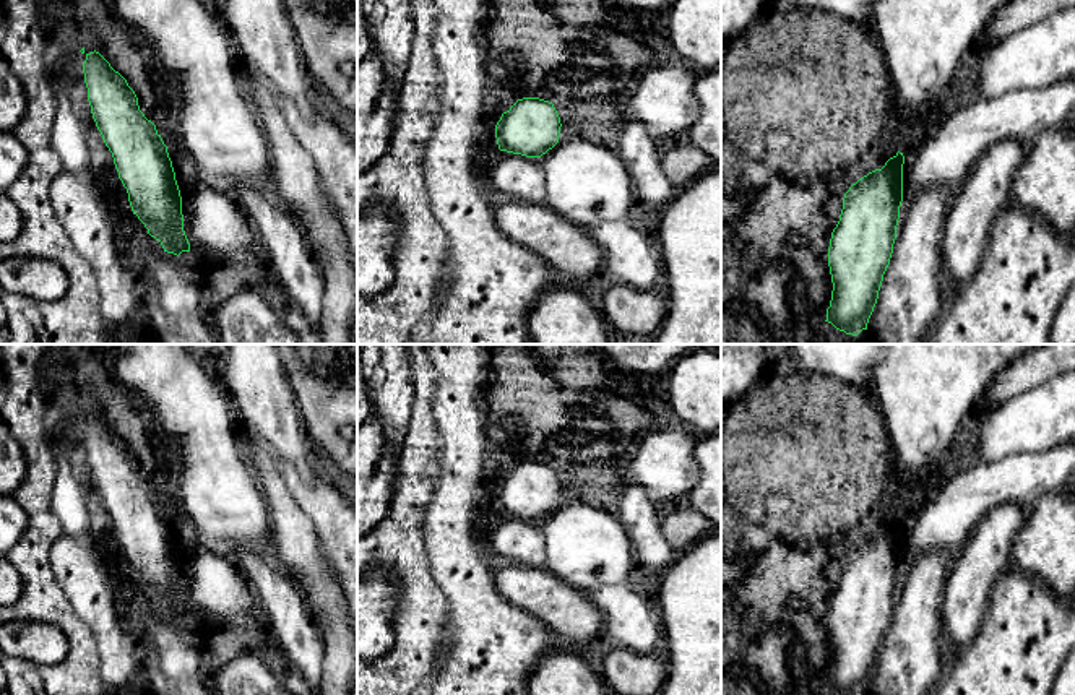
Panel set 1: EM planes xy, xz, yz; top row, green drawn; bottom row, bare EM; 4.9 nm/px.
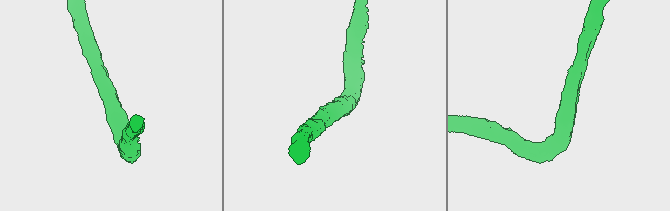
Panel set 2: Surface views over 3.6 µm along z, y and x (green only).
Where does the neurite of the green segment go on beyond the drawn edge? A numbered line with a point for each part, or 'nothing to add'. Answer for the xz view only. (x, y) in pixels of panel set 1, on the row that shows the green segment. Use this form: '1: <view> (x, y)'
nothing to add

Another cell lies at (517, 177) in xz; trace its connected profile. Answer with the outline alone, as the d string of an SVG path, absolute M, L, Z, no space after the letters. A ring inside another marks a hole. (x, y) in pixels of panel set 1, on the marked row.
M499 151L489 180L499 198L531 205L546 200L546 175L539 158Z

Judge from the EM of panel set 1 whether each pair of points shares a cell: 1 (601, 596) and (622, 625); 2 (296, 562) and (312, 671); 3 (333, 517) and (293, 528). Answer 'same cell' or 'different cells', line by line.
1: same cell
2: different cells
3: different cells

